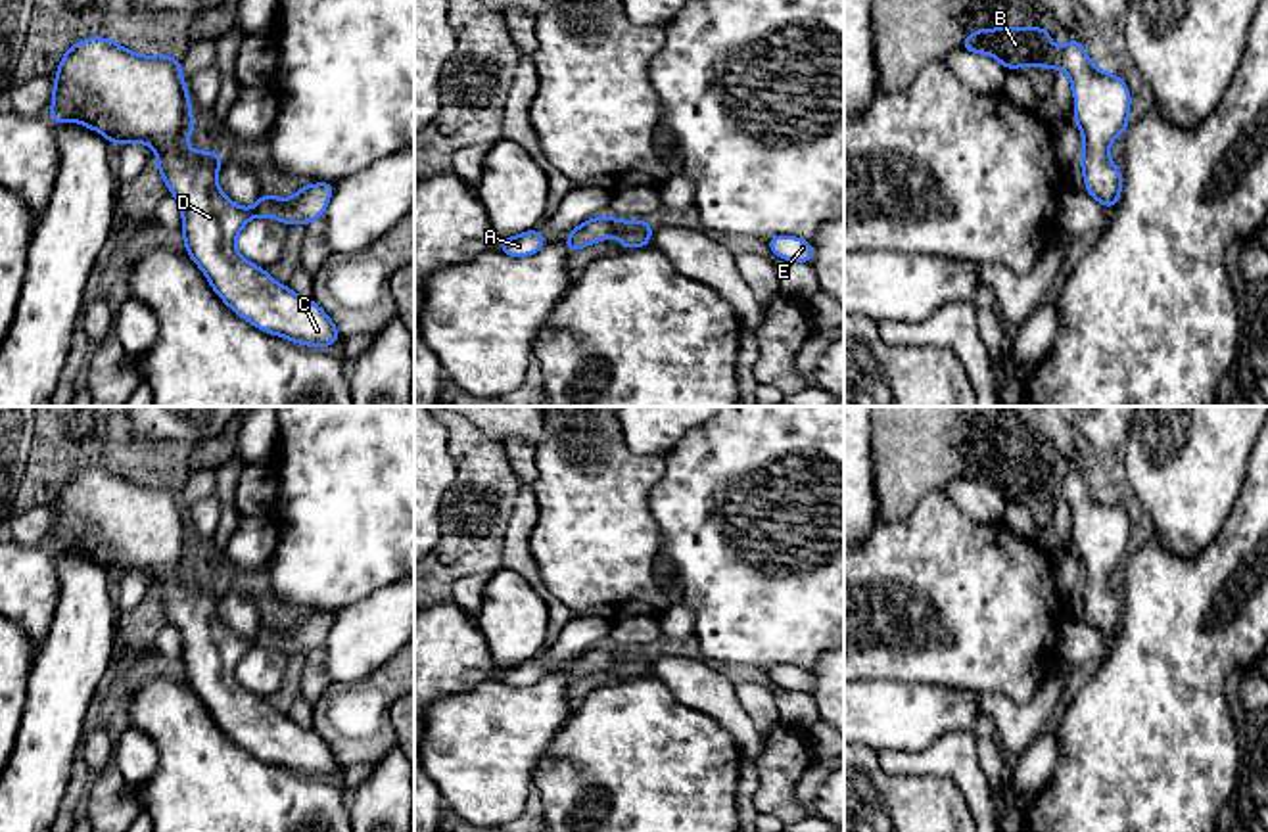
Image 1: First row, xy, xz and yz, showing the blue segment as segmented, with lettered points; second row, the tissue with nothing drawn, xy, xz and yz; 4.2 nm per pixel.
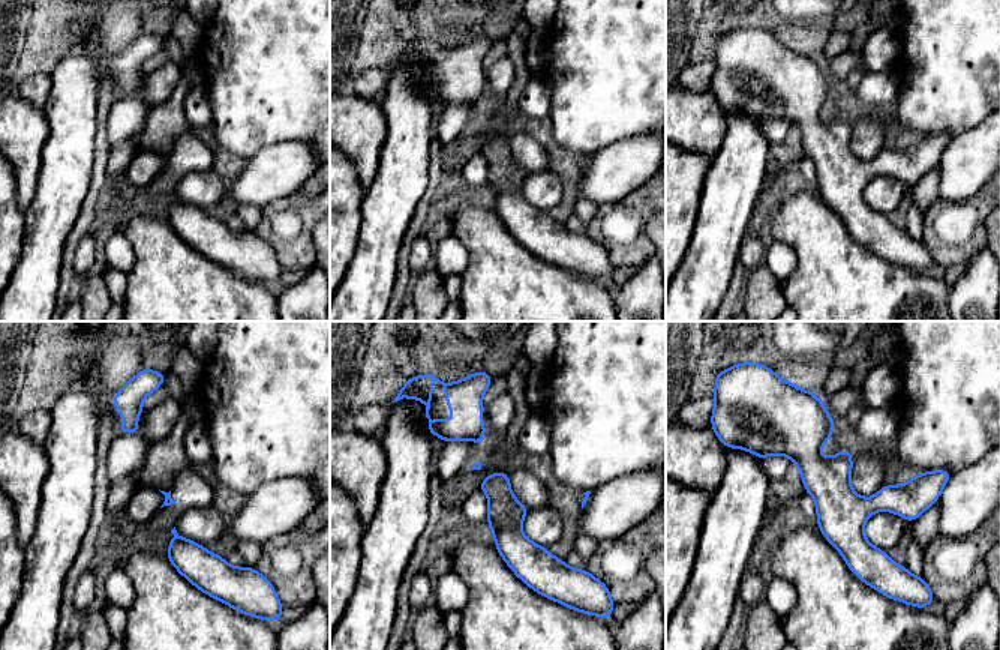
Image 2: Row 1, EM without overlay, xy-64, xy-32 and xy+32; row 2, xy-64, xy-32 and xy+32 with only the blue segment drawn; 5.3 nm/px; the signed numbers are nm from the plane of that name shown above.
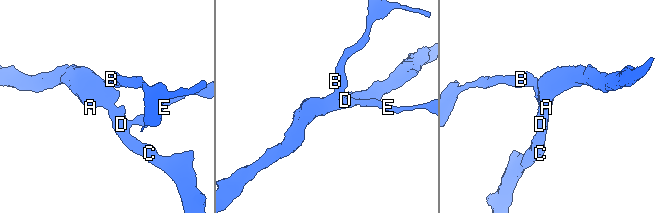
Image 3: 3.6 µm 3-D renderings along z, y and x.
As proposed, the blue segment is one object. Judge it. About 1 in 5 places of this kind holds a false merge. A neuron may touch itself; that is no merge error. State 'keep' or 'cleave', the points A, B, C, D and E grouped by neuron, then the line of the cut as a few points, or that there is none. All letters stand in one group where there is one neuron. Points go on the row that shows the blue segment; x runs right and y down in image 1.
keep | A B C D E | no cut

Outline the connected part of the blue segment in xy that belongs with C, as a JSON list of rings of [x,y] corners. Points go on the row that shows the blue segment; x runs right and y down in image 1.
[[[90,36],[71,46],[59,61],[54,79],[54,127],[79,121],[102,132],[115,148],[127,142],[150,144],[157,157],[157,171],[182,207],[182,234],[186,253],[203,270],[215,293],[244,320],[259,330],[282,335],[297,345],[328,347],[343,337],[332,318],[315,303],[274,282],[265,268],[247,263],[236,251],[236,236],[255,217],[274,217],[282,224],[311,224],[318,220],[338,182],[299,186],[294,199],[280,199],[261,192],[257,205],[234,205],[217,184],[221,151],[190,151],[188,136],[196,130],[186,84],[180,77],[182,59],[157,54],[132,54],[115,40]]]

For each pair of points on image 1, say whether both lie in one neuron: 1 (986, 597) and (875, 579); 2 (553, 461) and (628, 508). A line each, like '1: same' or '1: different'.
1: same
2: same

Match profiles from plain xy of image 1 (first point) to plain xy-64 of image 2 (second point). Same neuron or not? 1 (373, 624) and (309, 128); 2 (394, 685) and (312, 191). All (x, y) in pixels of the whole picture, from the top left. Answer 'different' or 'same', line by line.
1: different
2: different

